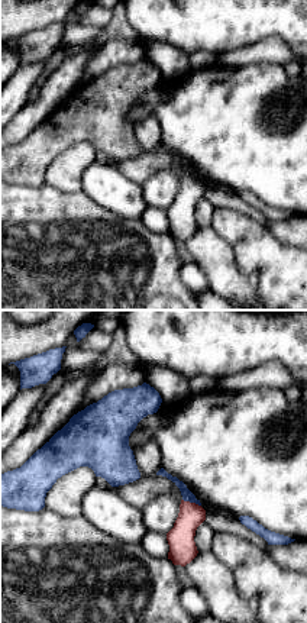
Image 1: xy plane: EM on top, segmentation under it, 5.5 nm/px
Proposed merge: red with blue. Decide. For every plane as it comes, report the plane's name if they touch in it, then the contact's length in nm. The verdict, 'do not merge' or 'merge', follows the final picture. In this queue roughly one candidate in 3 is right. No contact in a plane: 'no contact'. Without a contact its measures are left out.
xy | 110 nm

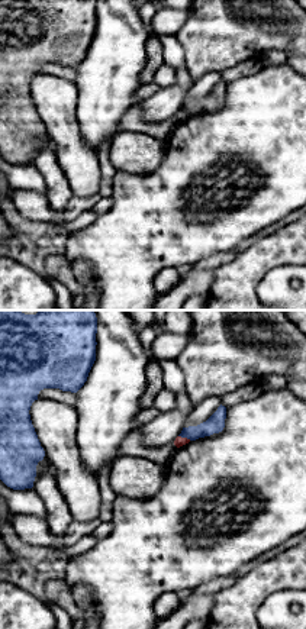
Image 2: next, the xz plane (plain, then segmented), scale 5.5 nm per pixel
xz | 80 nm

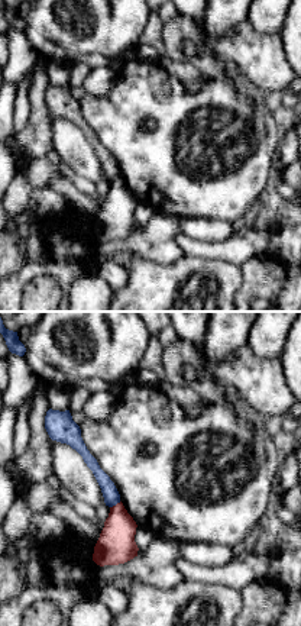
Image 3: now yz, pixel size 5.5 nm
yz | 70 nm

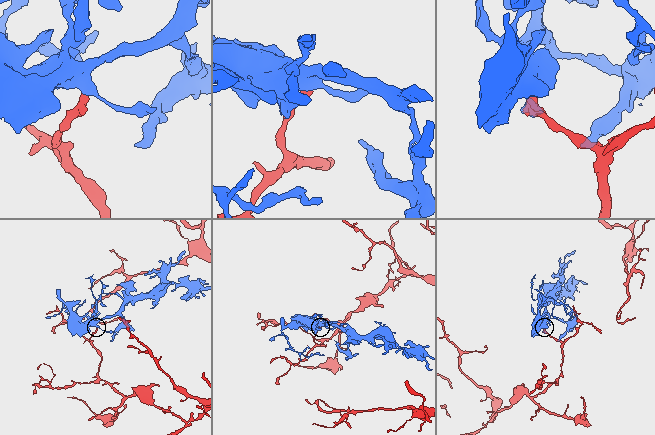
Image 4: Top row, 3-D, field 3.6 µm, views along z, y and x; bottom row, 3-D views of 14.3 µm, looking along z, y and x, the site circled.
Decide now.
do not merge

